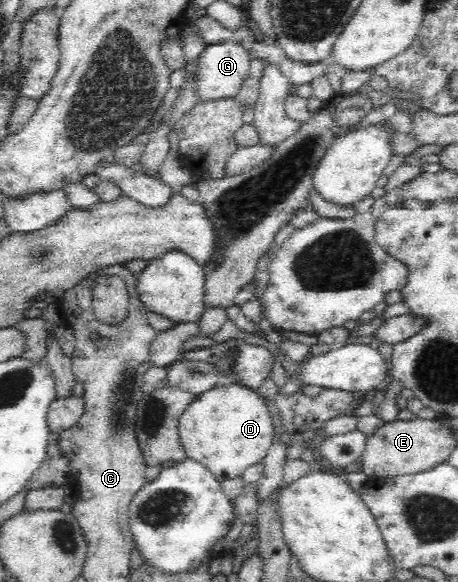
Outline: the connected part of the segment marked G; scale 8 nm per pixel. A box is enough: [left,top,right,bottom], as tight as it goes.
[196,39,252,101]

